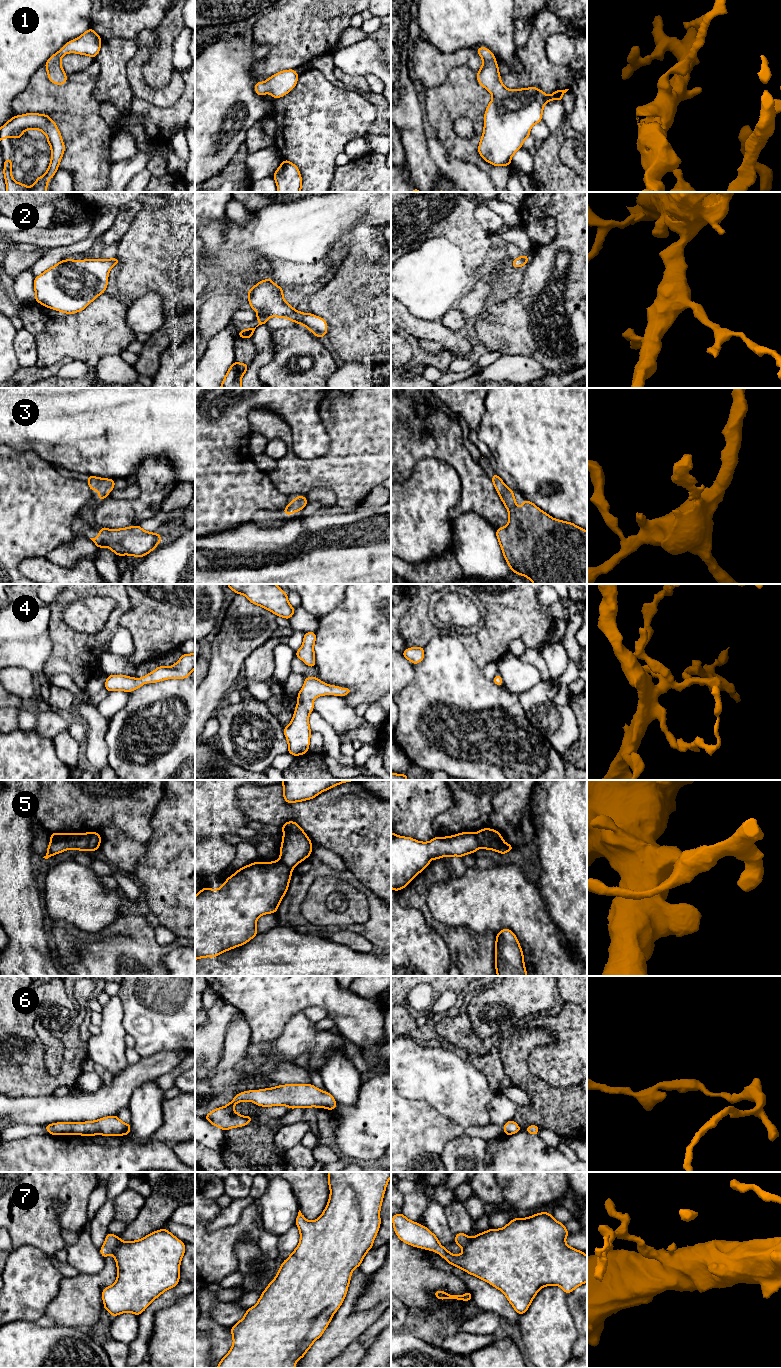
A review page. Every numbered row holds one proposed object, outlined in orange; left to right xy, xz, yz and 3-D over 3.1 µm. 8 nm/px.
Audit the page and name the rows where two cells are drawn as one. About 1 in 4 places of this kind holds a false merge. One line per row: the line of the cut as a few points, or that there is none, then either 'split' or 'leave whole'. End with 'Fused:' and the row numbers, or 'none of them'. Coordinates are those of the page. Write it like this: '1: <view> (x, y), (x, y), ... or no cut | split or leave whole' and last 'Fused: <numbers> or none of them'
1: no cut | leave whole
2: no cut | leave whole
3: no cut | leave whole
4: no cut | leave whole
5: xy (92, 833), (87, 850) | split
6: no cut | leave whole
7: no cut | leave whole
Fused: 5

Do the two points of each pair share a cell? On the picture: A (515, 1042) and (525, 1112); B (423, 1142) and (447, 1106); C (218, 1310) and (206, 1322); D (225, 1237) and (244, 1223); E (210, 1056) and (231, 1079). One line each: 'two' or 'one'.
A: one
B: two
C: two
D: one
E: two

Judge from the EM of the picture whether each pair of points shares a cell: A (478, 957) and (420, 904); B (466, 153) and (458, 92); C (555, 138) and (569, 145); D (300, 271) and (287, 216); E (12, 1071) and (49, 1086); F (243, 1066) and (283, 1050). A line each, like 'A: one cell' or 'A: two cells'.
A: one cell
B: one cell
C: two cells
D: two cells
E: one cell
F: one cell

